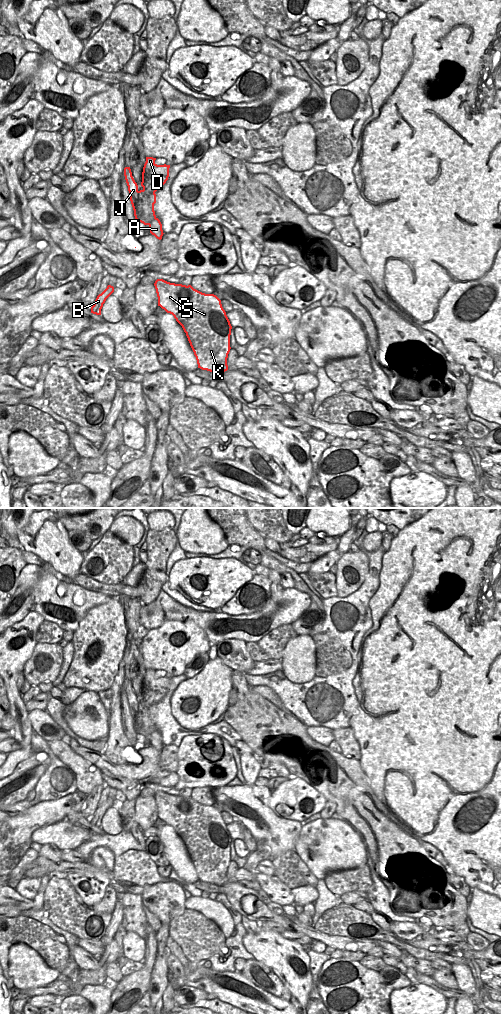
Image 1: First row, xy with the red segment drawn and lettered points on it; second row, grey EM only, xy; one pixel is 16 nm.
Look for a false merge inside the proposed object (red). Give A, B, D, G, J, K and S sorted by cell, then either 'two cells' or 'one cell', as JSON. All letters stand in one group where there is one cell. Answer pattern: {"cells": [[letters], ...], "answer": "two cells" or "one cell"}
{"cells": [["A", "D", "G", "K", "S"], ["B", "J"]], "answer": "two cells"}

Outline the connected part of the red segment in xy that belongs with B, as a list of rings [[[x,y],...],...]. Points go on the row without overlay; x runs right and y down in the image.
[[[108,797],[107,800],[97,808],[94,817],[91,819],[91,825],[101,827],[101,821],[106,811],[114,804],[114,799]]]

